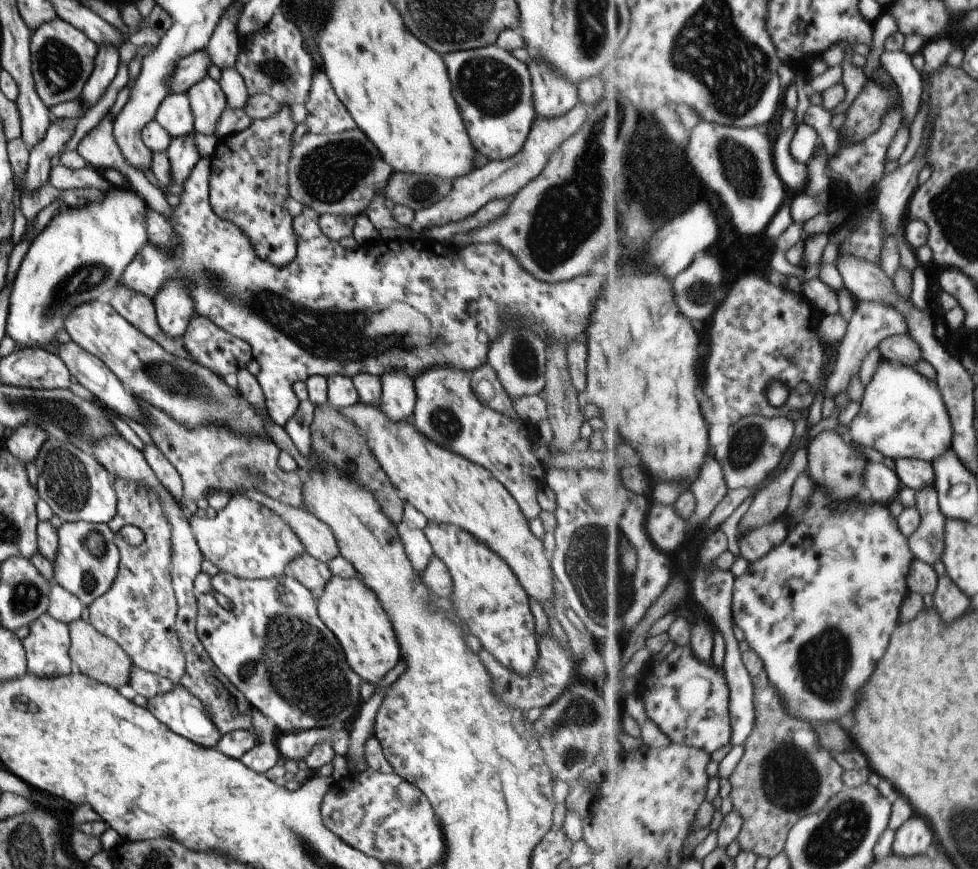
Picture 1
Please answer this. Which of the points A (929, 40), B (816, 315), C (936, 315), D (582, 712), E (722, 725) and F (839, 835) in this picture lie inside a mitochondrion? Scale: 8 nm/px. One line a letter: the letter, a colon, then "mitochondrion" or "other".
A: other
B: other
C: other
D: mitochondrion
E: other
F: mitochondrion

